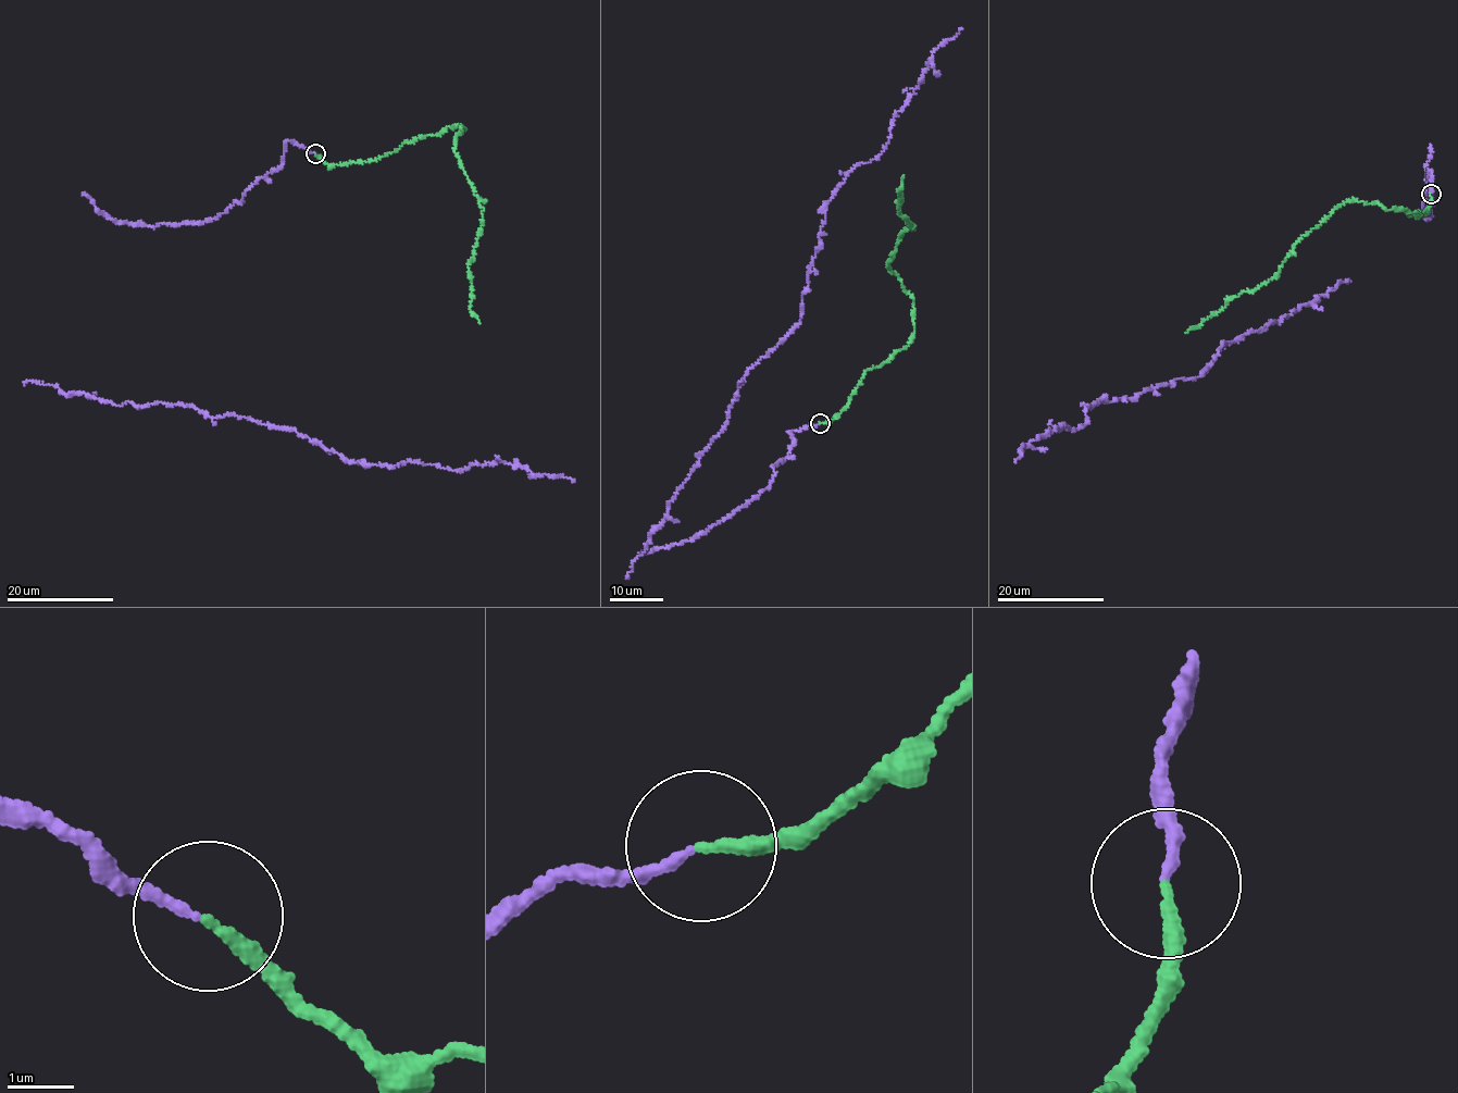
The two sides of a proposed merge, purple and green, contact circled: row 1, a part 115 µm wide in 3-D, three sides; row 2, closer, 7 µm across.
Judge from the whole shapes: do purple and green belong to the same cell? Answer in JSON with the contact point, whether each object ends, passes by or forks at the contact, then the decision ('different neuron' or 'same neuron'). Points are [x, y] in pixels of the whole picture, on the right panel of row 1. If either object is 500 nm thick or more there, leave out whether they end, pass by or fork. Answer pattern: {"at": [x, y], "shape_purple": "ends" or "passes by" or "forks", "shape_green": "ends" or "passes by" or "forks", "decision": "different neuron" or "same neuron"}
{"at": [1431, 194], "shape_purple": "ends", "shape_green": "ends", "decision": "same neuron"}

